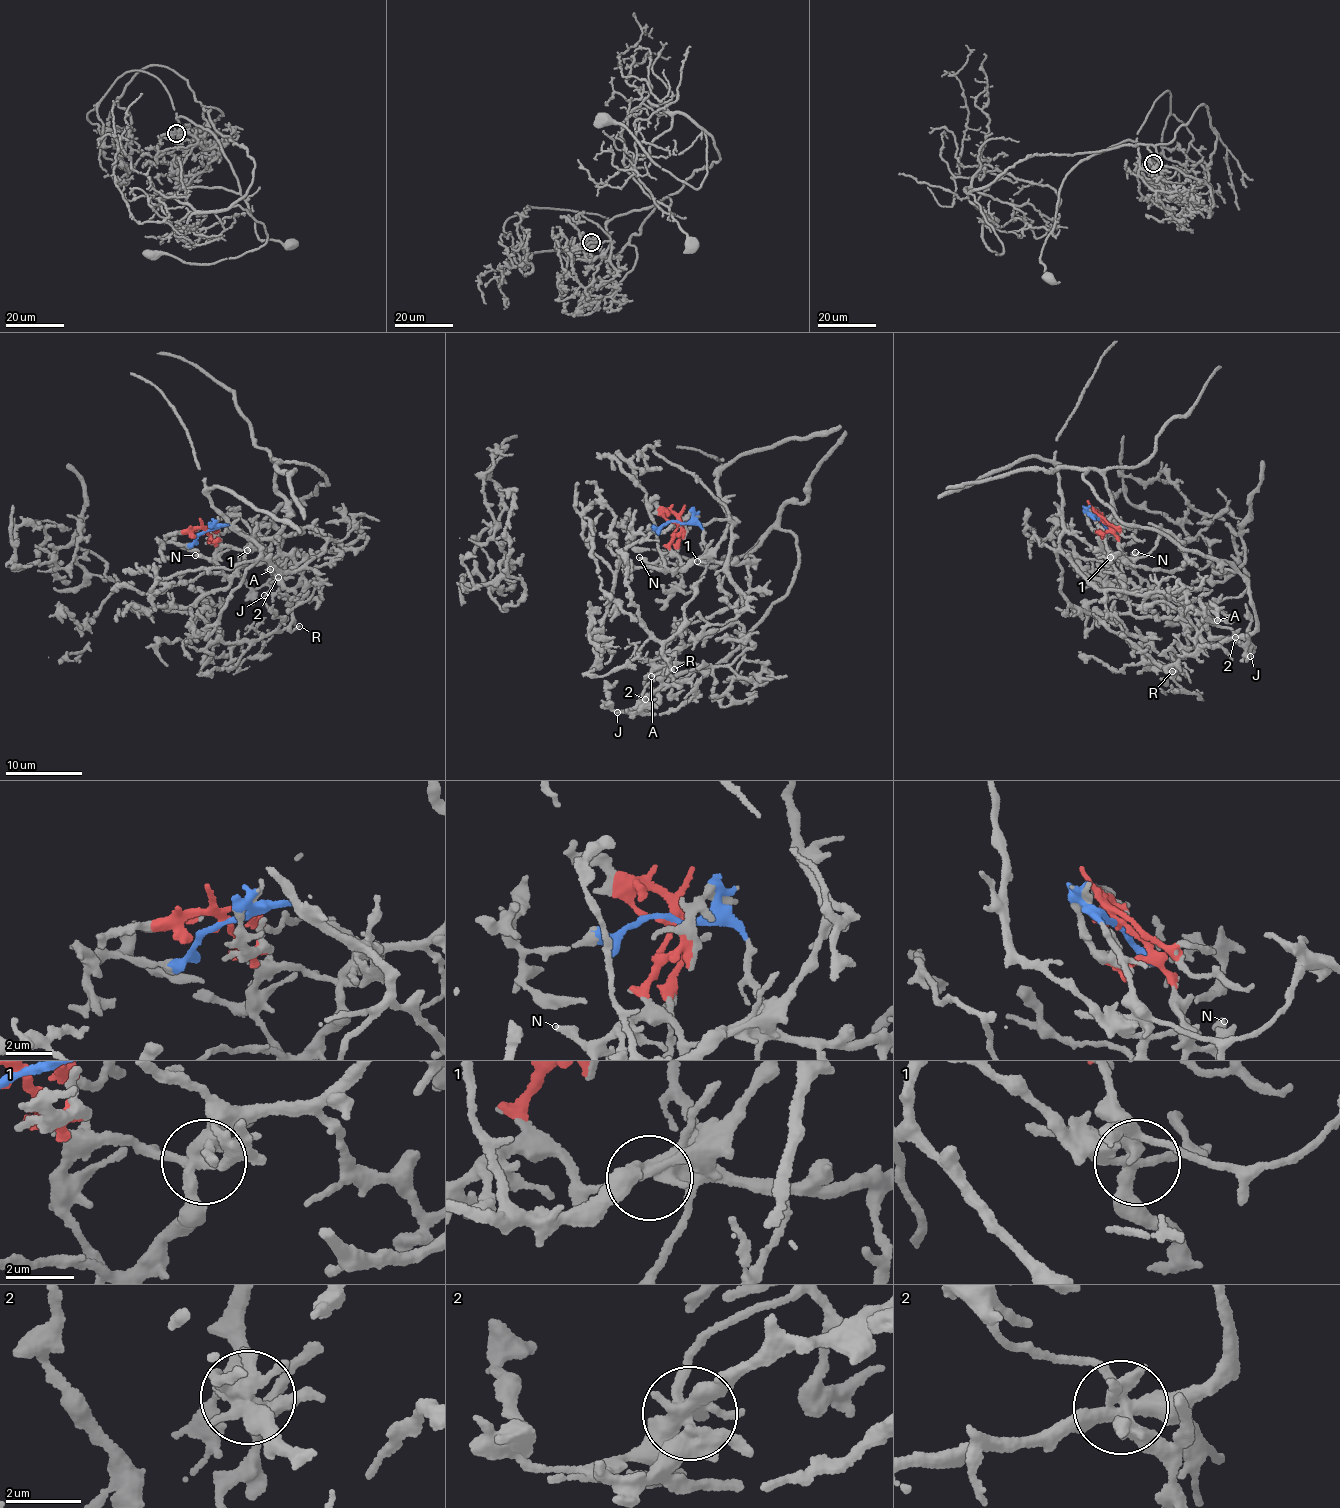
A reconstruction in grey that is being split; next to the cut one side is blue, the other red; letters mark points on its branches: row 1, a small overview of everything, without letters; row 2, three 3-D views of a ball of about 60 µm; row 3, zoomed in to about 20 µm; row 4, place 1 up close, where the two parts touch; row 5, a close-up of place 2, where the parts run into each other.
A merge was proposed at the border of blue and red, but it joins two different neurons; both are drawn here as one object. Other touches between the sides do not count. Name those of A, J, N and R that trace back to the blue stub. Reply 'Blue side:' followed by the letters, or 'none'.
Blue side: J, R

